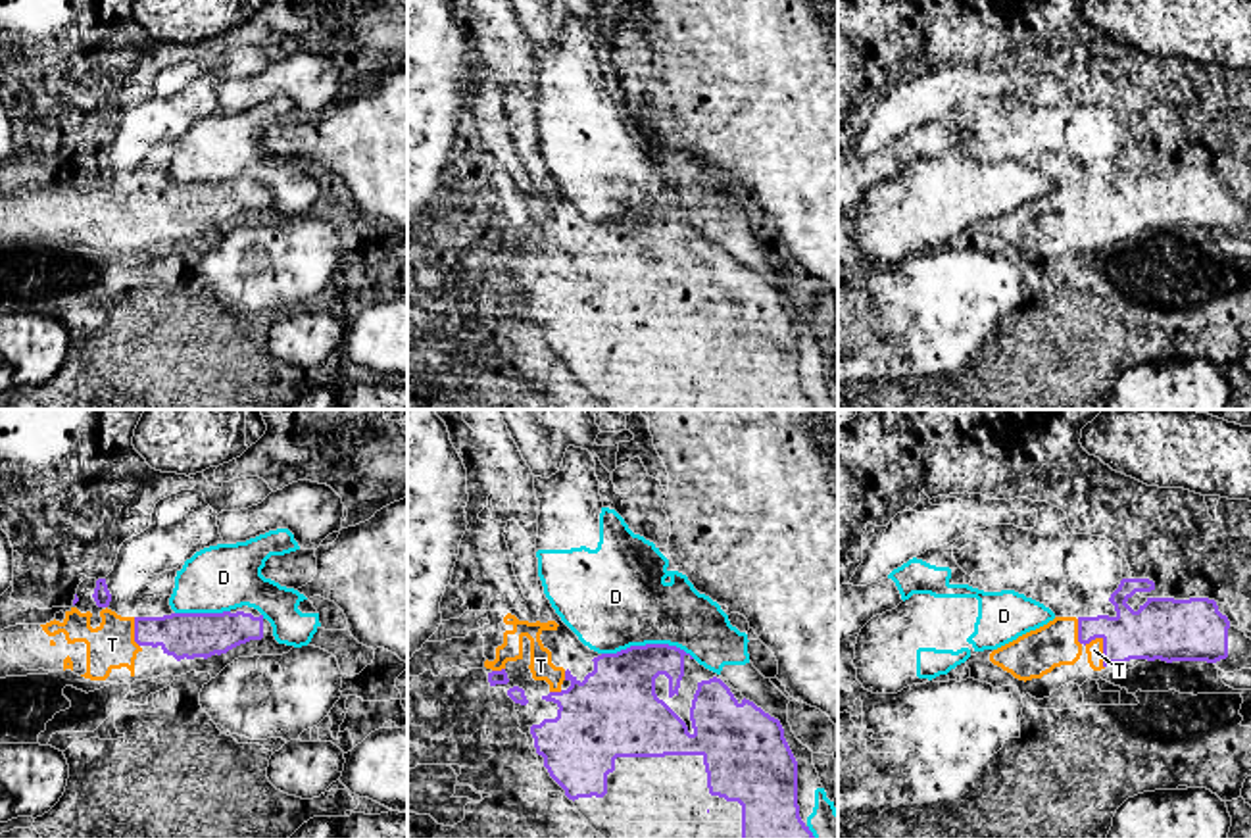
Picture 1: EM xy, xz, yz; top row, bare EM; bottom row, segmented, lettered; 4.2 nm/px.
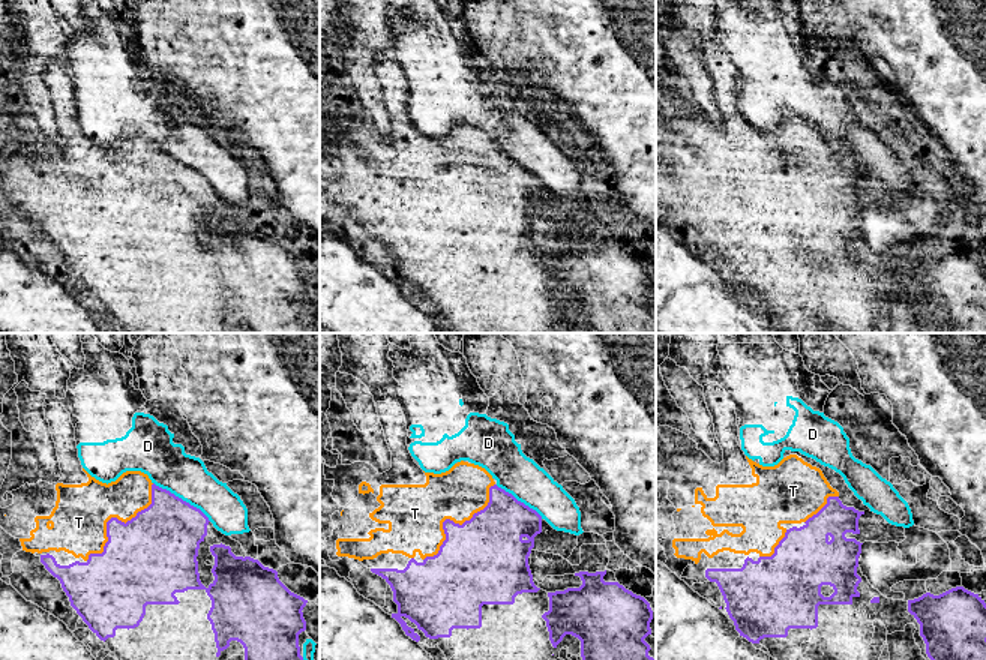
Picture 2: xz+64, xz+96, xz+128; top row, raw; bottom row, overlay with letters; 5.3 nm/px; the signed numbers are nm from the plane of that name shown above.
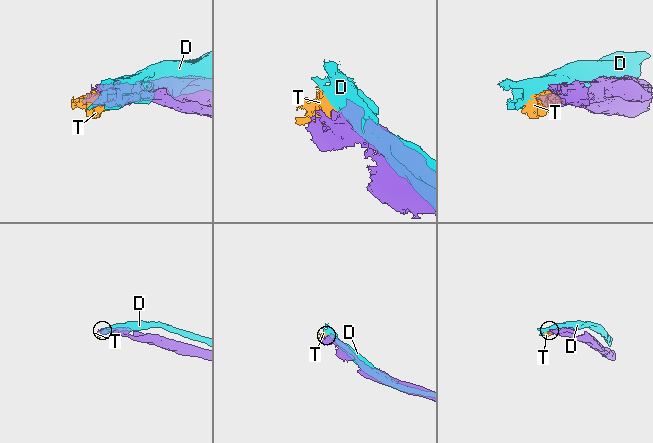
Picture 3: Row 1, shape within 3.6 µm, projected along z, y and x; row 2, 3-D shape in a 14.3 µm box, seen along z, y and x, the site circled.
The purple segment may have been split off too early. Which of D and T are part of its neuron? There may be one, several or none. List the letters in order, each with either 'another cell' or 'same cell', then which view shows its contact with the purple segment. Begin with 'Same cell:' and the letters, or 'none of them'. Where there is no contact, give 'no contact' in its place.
Same cell: T
D: another cell; meets purple in xz
T: same cell; meets purple in yz

